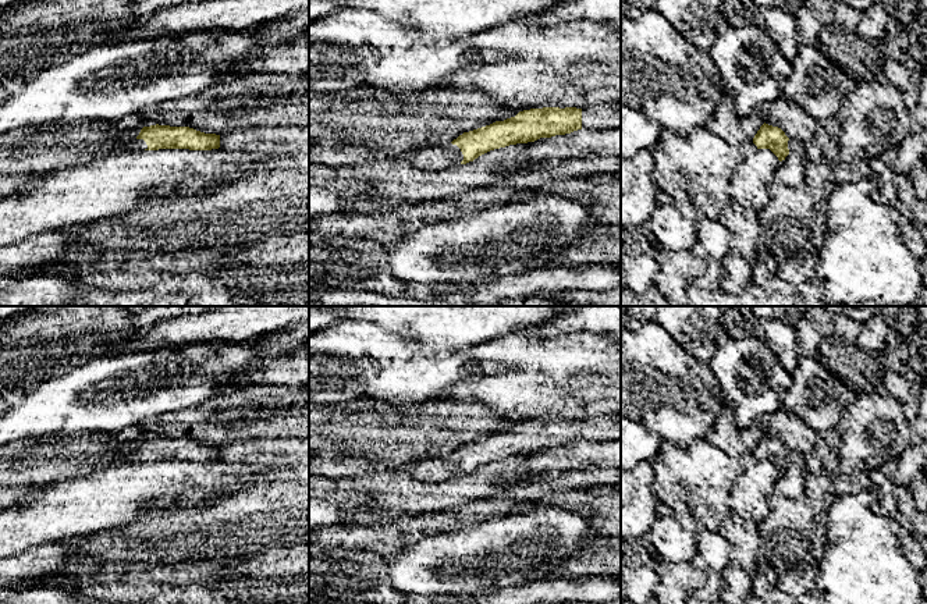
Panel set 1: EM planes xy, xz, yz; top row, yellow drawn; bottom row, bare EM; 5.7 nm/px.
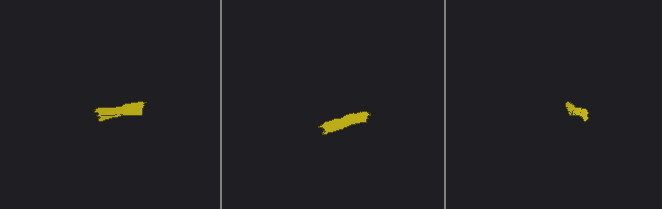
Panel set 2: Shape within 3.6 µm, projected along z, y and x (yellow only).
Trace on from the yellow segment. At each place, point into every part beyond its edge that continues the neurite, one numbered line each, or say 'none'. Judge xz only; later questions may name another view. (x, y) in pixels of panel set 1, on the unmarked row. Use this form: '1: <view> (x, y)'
1: xz (603, 427)
2: xz (434, 469)

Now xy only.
1: xy (137, 457)

